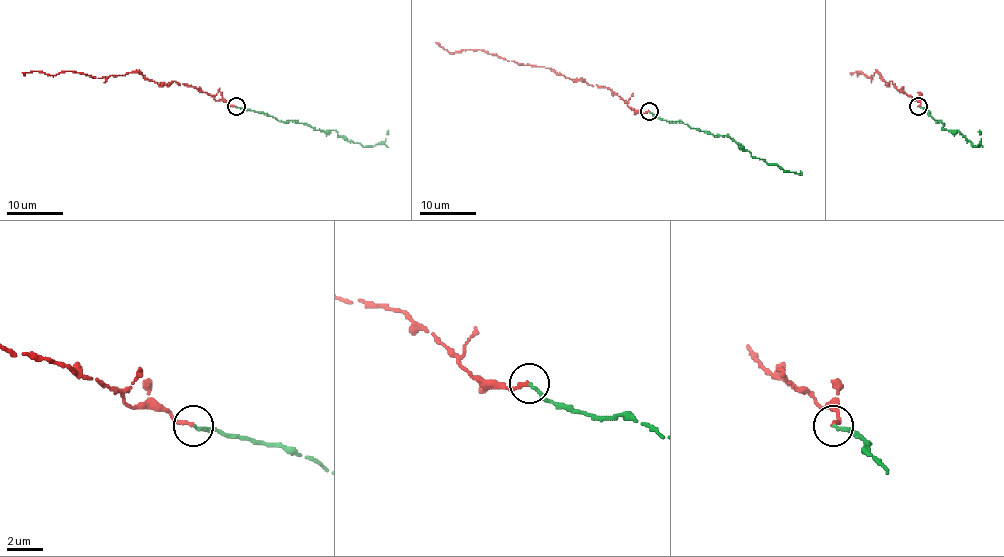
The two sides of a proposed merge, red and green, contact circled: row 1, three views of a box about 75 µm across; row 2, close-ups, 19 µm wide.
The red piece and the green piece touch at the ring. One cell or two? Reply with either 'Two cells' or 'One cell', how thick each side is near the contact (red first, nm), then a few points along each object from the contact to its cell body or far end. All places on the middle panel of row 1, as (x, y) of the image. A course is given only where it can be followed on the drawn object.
One cell. Thickness 260 nm (red) against 200 nm. Course of red: (649, 111), (633, 110), (606, 87), (558, 75), (549, 68), (507, 61), (480, 49), (448, 52), (435, 42). Course of green: (649, 111), (668, 121), (680, 121), (714, 135), (727, 135), (752, 156), (802, 172)

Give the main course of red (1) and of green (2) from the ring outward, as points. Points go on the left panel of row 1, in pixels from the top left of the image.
1: (236, 106), (192, 86), (174, 81), (157, 84), (136, 72), (94, 78), (67, 71), (47, 75), (22, 72)
2: (236, 106), (267, 113), (280, 122), (294, 120), (325, 131), (335, 130), (364, 147), (381, 144), (388, 130)

